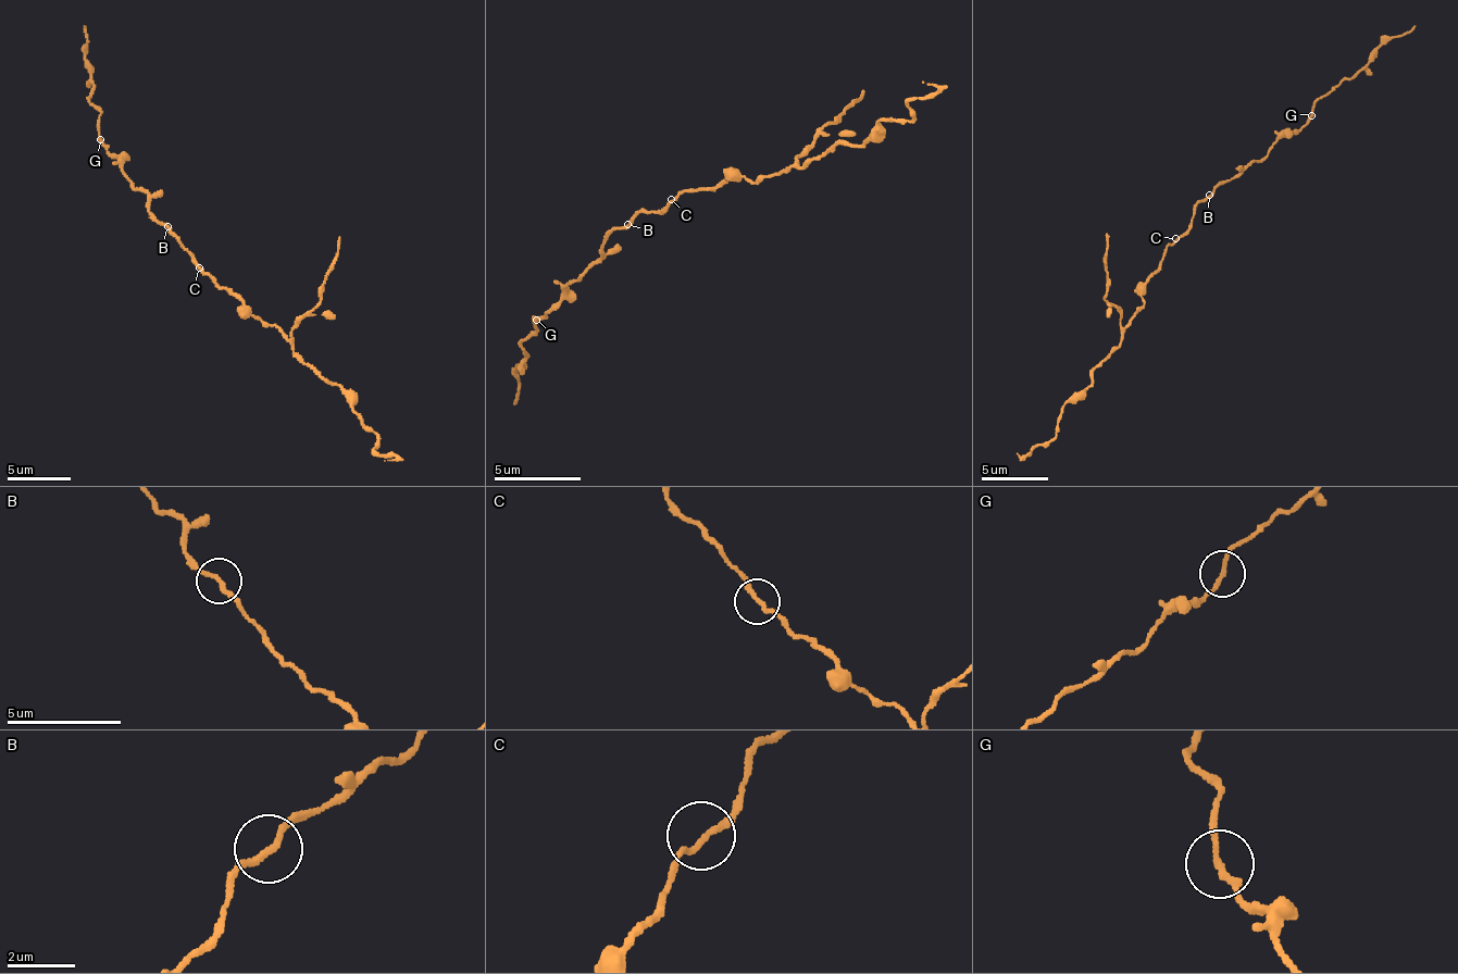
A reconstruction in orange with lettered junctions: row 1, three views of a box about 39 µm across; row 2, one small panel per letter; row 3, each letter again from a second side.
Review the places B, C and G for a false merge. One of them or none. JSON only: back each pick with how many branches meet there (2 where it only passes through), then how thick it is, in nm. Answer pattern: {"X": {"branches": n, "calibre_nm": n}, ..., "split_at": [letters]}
{"G": {"branches": 2, "calibre_nm": 190}, "split_at": ["G"]}

